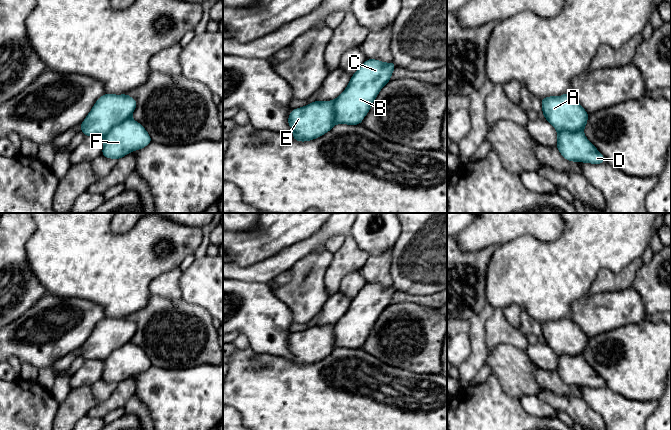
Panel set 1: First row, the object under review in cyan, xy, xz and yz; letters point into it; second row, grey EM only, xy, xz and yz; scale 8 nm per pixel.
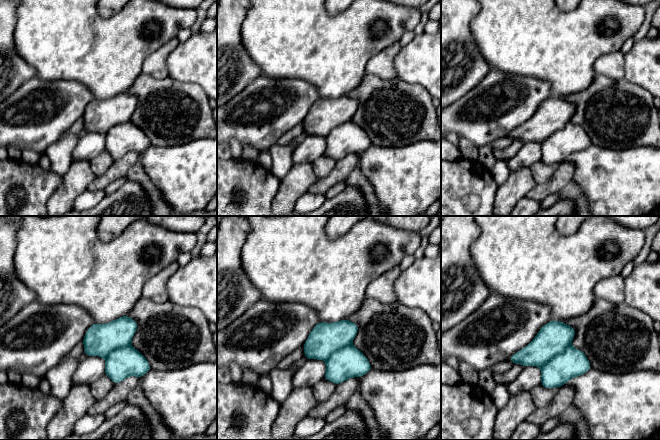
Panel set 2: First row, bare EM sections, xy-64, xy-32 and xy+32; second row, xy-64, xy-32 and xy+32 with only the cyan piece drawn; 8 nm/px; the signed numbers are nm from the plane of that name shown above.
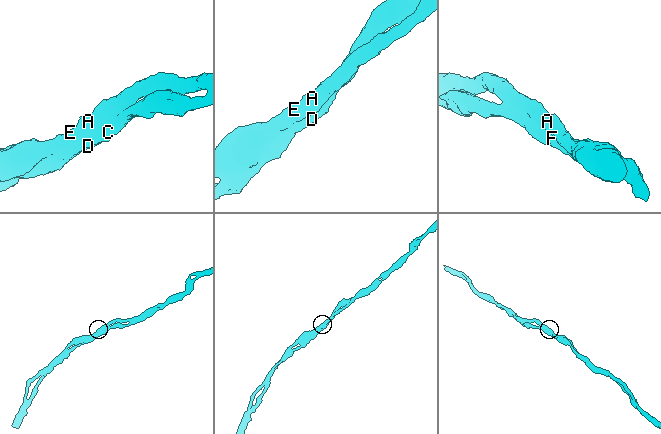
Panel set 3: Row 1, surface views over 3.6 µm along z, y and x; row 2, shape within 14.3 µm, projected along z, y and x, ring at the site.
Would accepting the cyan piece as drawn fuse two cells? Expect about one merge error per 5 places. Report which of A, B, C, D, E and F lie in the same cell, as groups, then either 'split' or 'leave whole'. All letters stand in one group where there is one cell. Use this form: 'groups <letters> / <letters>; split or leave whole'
groups A B C D E F; leave whole

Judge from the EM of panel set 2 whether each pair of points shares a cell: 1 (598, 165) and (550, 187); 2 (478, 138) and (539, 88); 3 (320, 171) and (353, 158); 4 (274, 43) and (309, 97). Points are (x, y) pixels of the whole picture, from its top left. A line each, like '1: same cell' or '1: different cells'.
1: different cells
2: same cell
3: same cell
4: different cells

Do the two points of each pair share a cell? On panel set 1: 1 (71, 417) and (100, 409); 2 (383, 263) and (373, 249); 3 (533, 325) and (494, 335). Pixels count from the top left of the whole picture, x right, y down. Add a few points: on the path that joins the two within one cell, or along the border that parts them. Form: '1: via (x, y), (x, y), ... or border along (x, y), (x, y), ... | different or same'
1: via (78, 410), (93, 409) | same
2: border along (356, 243), (369, 255), (379, 255), (391, 248) | different
3: via (523, 331), (520, 334), (504, 334) | same

